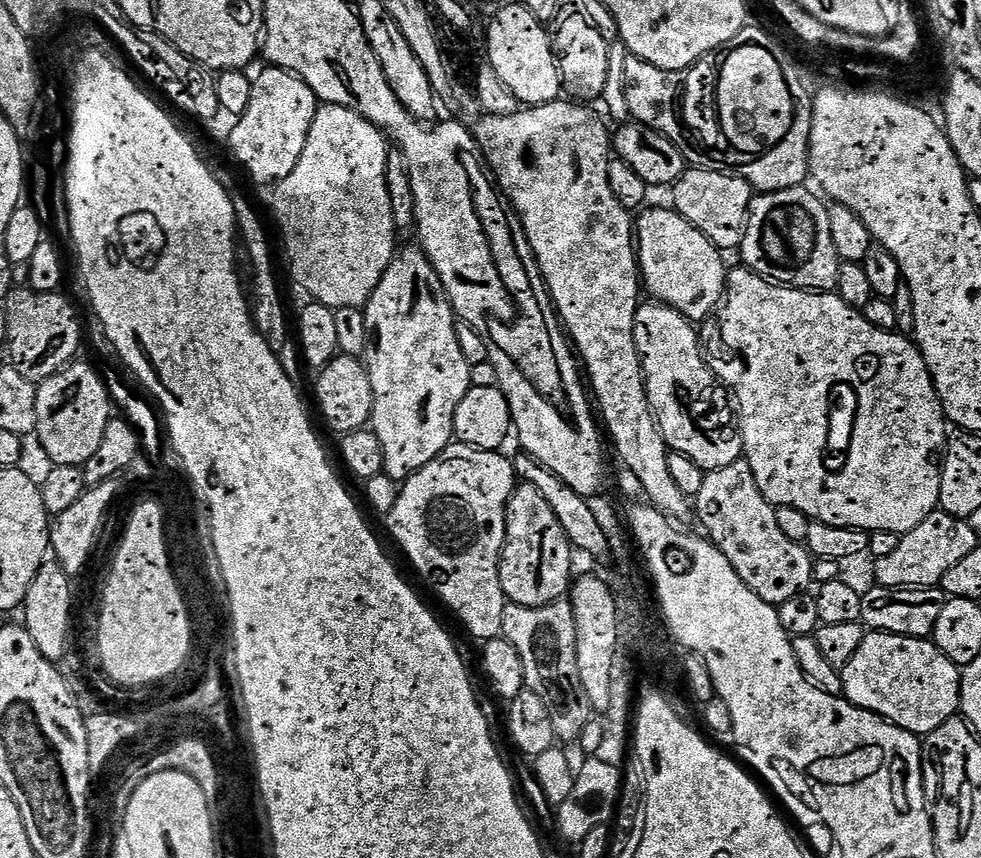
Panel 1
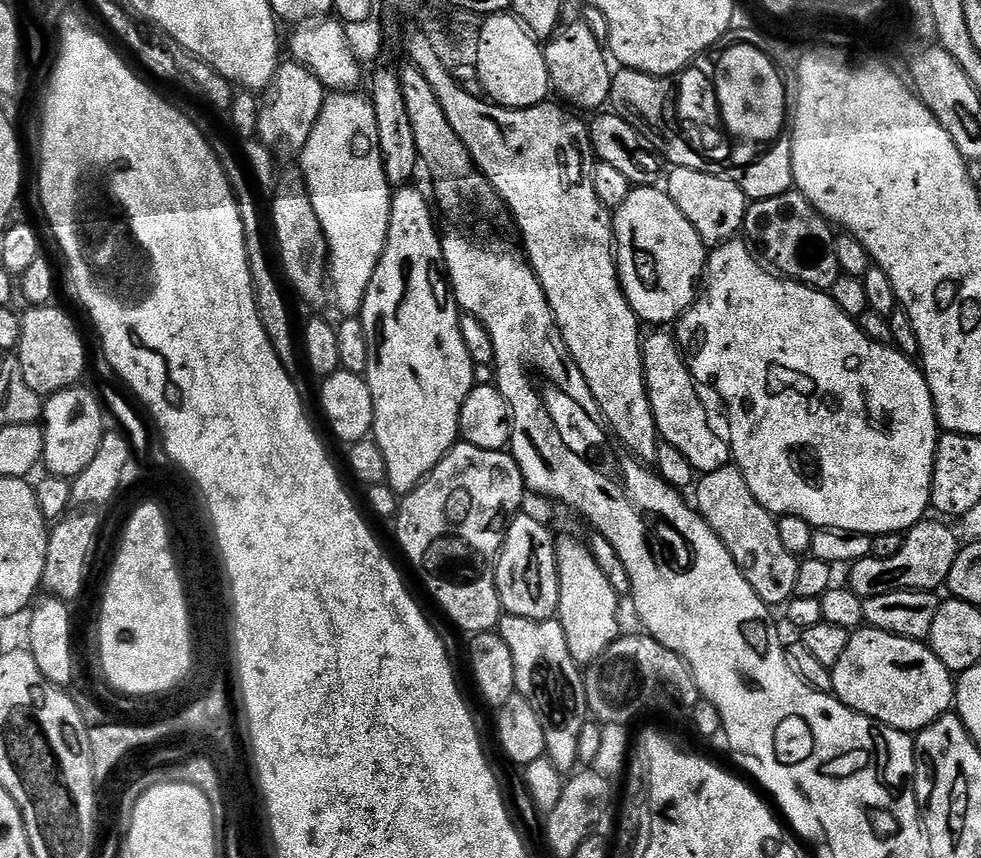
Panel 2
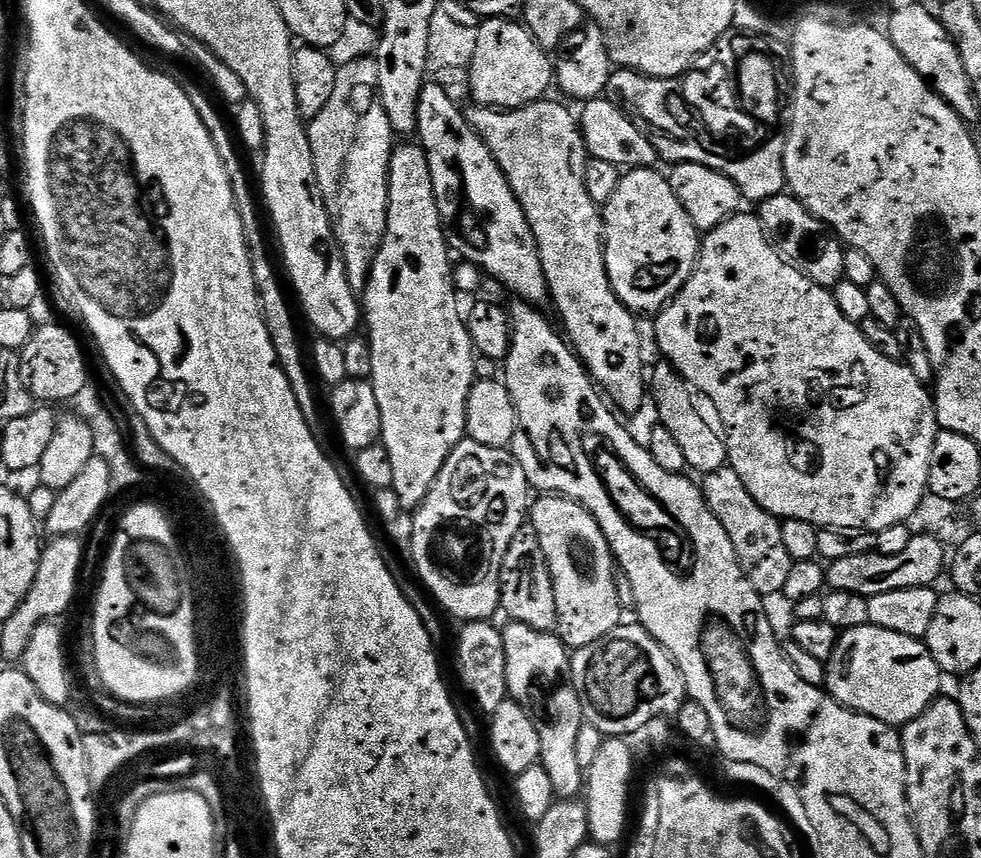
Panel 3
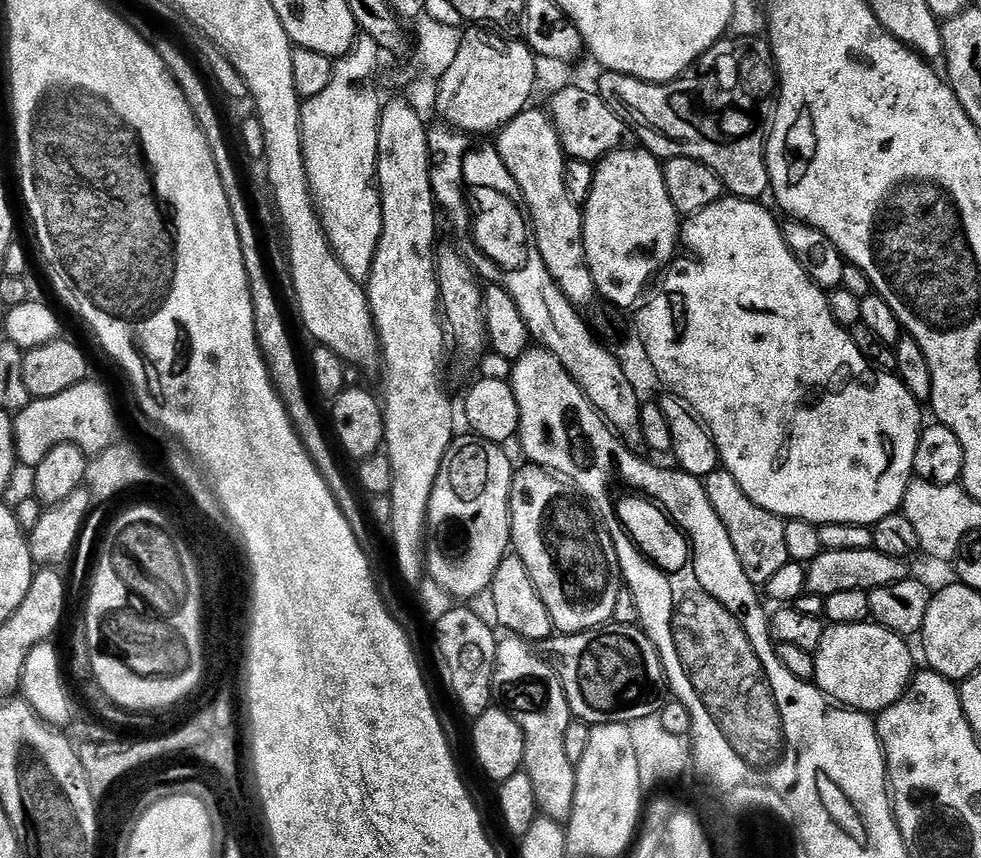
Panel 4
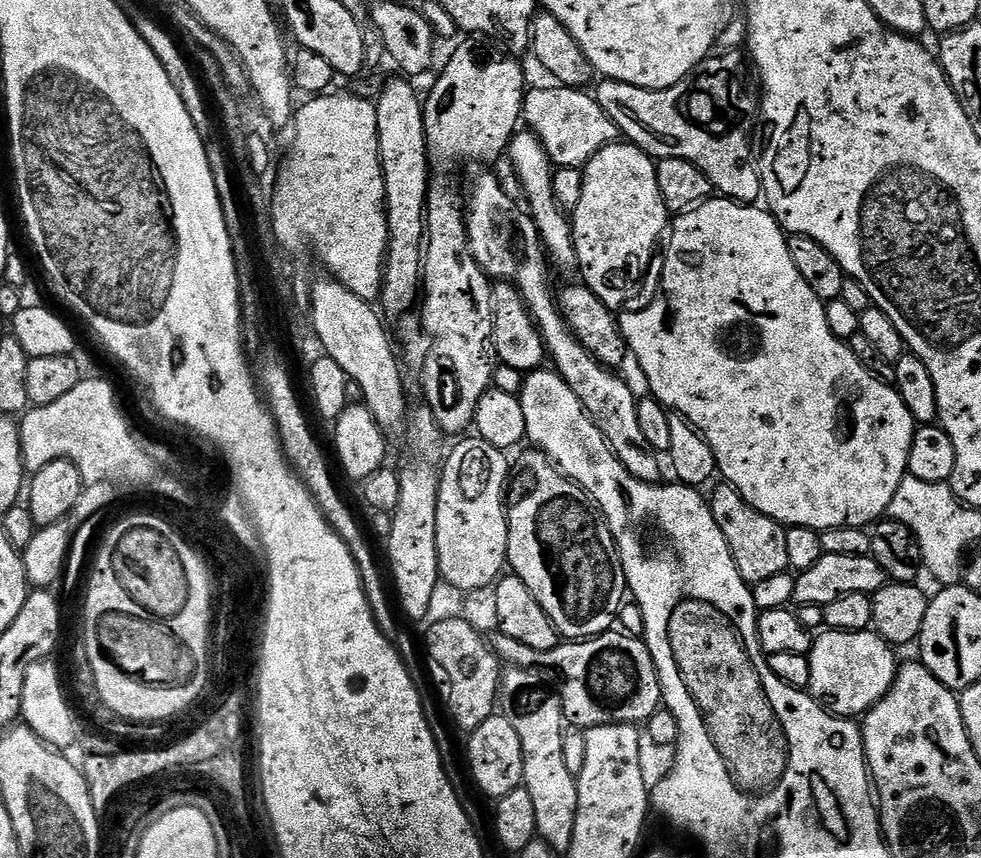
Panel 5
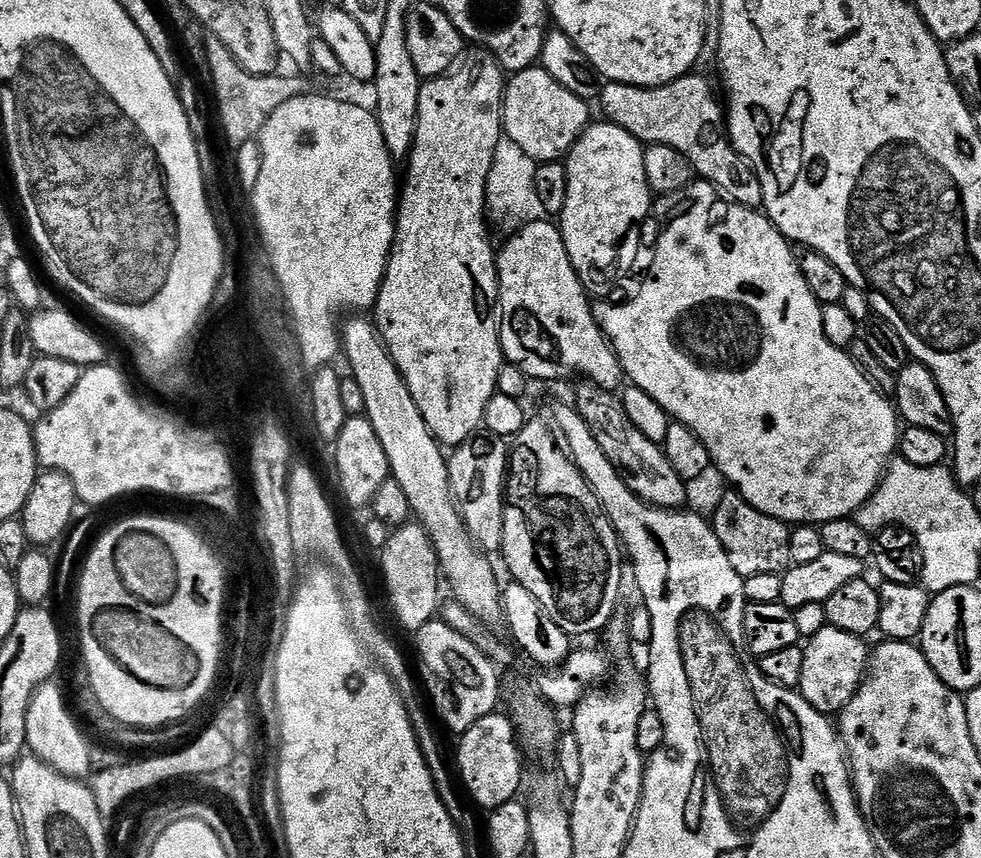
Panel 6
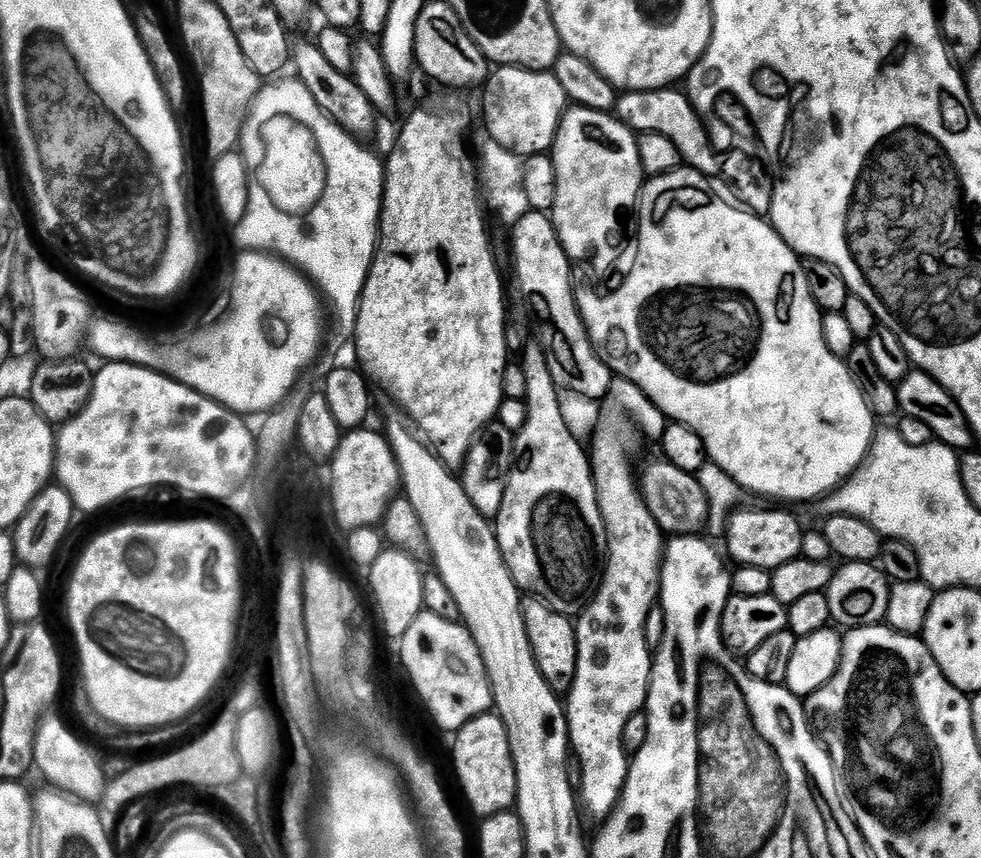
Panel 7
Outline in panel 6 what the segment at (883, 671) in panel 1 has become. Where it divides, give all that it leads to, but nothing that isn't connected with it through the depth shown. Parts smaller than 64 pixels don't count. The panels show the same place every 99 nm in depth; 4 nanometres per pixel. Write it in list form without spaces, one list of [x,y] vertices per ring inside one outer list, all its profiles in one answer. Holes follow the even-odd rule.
[[[825,626],[807,641],[798,691],[810,706],[825,714],[838,714],[857,699],[870,659],[869,645],[864,643],[861,637],[831,626]]]

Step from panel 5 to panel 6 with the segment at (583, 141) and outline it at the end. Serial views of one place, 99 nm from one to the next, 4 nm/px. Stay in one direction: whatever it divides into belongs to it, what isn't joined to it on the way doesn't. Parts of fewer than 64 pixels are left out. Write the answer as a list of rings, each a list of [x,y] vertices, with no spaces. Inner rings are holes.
[[[533,66],[515,73],[504,85],[504,102],[500,106],[500,117],[504,120],[502,132],[534,161],[540,164],[560,162],[588,127],[588,108],[589,101],[578,98],[578,94],[570,94],[566,86],[554,82],[543,66]]]

